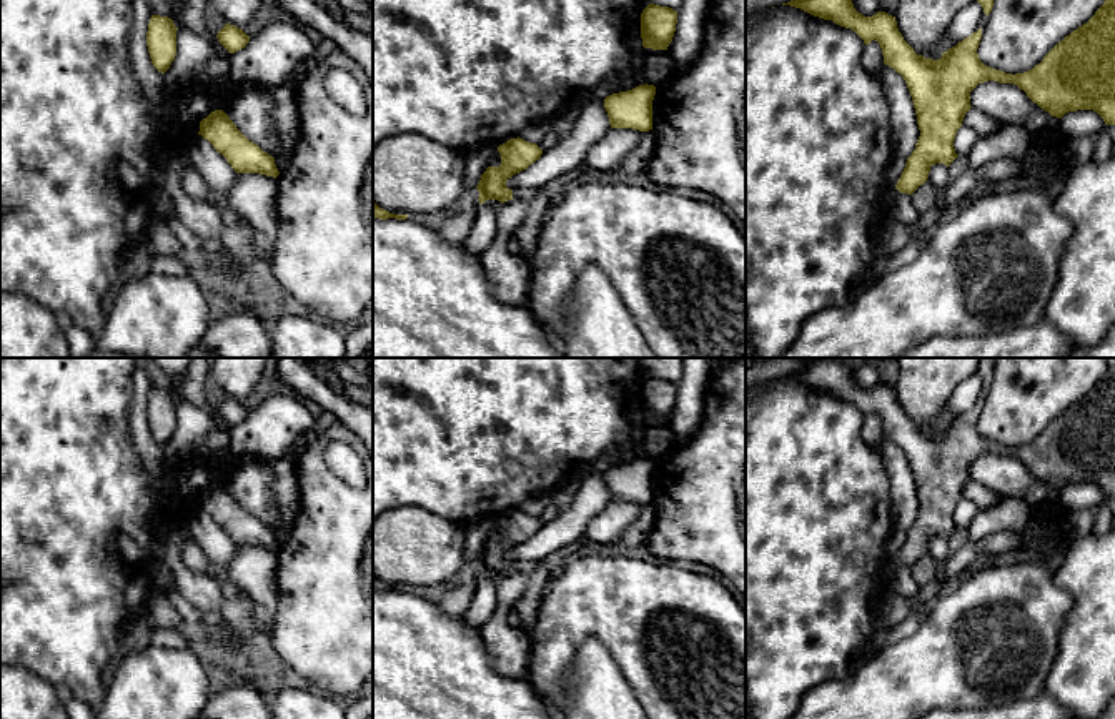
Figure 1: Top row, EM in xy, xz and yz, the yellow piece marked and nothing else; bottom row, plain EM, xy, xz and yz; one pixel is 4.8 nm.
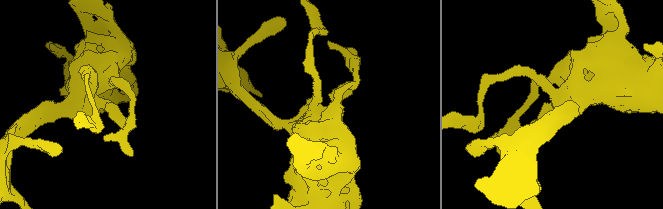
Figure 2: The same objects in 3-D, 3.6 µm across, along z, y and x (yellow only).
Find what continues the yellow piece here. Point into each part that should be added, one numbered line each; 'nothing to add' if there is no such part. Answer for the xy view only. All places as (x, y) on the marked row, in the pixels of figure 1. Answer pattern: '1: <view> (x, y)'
nothing to add

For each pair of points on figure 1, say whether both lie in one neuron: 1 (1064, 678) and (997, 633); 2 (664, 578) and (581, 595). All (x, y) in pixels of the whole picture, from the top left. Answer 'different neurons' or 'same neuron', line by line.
1: different neurons
2: same neuron

